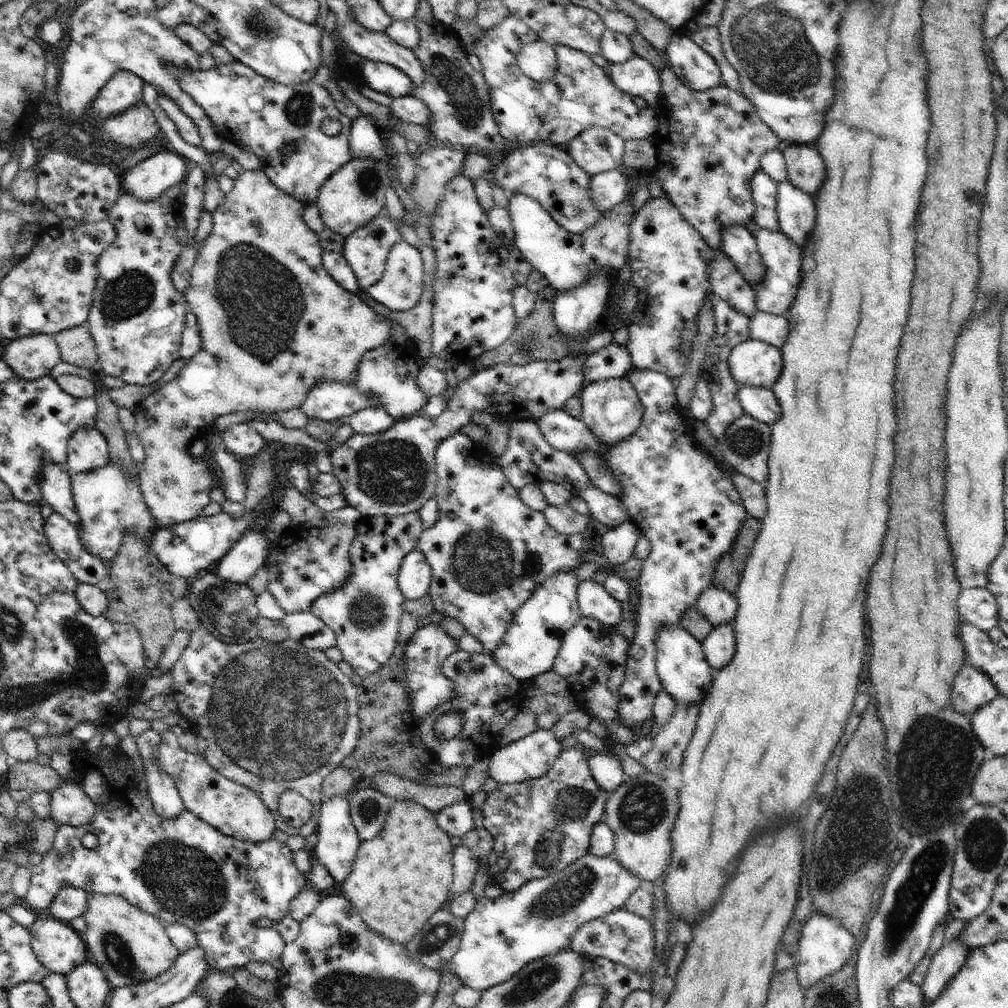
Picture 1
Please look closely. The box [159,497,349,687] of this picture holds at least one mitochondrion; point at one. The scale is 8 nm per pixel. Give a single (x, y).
(227, 612)

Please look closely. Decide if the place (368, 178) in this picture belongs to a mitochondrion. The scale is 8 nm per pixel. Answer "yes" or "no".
yes

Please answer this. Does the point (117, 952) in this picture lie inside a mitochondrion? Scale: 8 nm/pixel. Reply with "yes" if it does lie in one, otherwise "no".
yes

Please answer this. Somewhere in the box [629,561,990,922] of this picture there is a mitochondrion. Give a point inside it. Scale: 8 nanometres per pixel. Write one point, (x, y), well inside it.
(933, 763)

